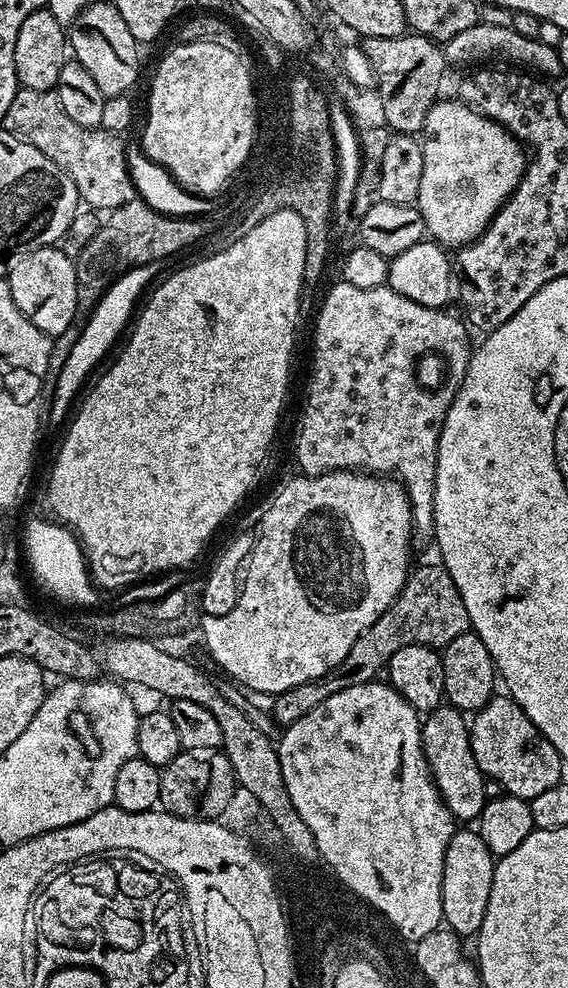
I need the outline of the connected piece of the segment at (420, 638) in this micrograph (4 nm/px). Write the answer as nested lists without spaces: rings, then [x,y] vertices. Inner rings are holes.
[[[435,563],[424,564],[421,568],[413,567],[409,571],[408,581],[404,583],[394,602],[384,611],[382,618],[378,618],[374,626],[358,634],[358,642],[350,646],[346,658],[342,658],[342,662],[338,662],[334,670],[322,674],[322,678],[302,682],[302,686],[290,686],[290,690],[275,693],[270,708],[277,725],[293,724],[298,718],[310,714],[314,706],[322,706],[326,698],[338,694],[338,690],[373,683],[377,679],[376,672],[383,673],[390,658],[394,658],[394,653],[402,650],[402,646],[417,644],[442,650],[450,642],[454,642],[458,634],[469,631],[466,602],[462,602],[462,594],[458,594],[458,586],[454,586],[454,578],[450,578],[443,563]]]

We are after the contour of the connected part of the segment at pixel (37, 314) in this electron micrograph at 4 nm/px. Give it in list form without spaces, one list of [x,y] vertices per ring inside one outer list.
[[[63,247],[39,248],[30,254],[22,254],[8,271],[7,282],[10,294],[22,310],[22,314],[38,330],[50,337],[61,336],[71,324],[77,323],[78,278],[73,257],[63,252]]]

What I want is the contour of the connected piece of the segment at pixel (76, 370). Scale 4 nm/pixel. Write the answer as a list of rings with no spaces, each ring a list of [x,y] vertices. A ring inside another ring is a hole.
[[[138,266],[137,268],[130,268],[127,272],[117,275],[116,280],[112,283],[112,287],[98,301],[91,316],[83,321],[78,342],[74,342],[74,350],[70,350],[70,358],[66,358],[66,362],[62,366],[62,374],[58,374],[58,382],[54,385],[54,392],[56,392],[56,397],[52,400],[52,416],[54,419],[60,420],[64,415],[66,415],[65,417],[69,415],[70,409],[77,399],[76,391],[80,387],[82,387],[81,389],[85,387],[84,379],[92,371],[94,371],[93,373],[97,371],[96,363],[111,350],[112,343],[120,336],[120,331],[122,331],[122,336],[122,333],[125,331],[124,320],[129,319],[128,321],[131,321],[133,319],[134,309],[141,299],[140,276],[148,275],[149,272],[149,266]],[[132,307],[134,307],[133,312]],[[72,399],[74,399],[73,404]],[[68,407],[70,407],[69,412]]]

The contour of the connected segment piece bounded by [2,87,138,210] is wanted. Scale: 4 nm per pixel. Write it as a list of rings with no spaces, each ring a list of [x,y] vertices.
[[[17,87],[14,94],[14,102],[10,102],[10,110],[2,118],[2,126],[8,132],[13,132],[28,144],[33,144],[46,158],[53,160],[55,164],[74,182],[81,201],[92,210],[111,210],[121,208],[126,202],[137,199],[136,188],[132,184],[131,174],[128,172],[127,158],[125,156],[125,141],[117,133],[107,132],[105,128],[87,128],[78,126],[62,110],[62,102],[57,98],[55,91],[43,92],[42,90],[30,90]]]

